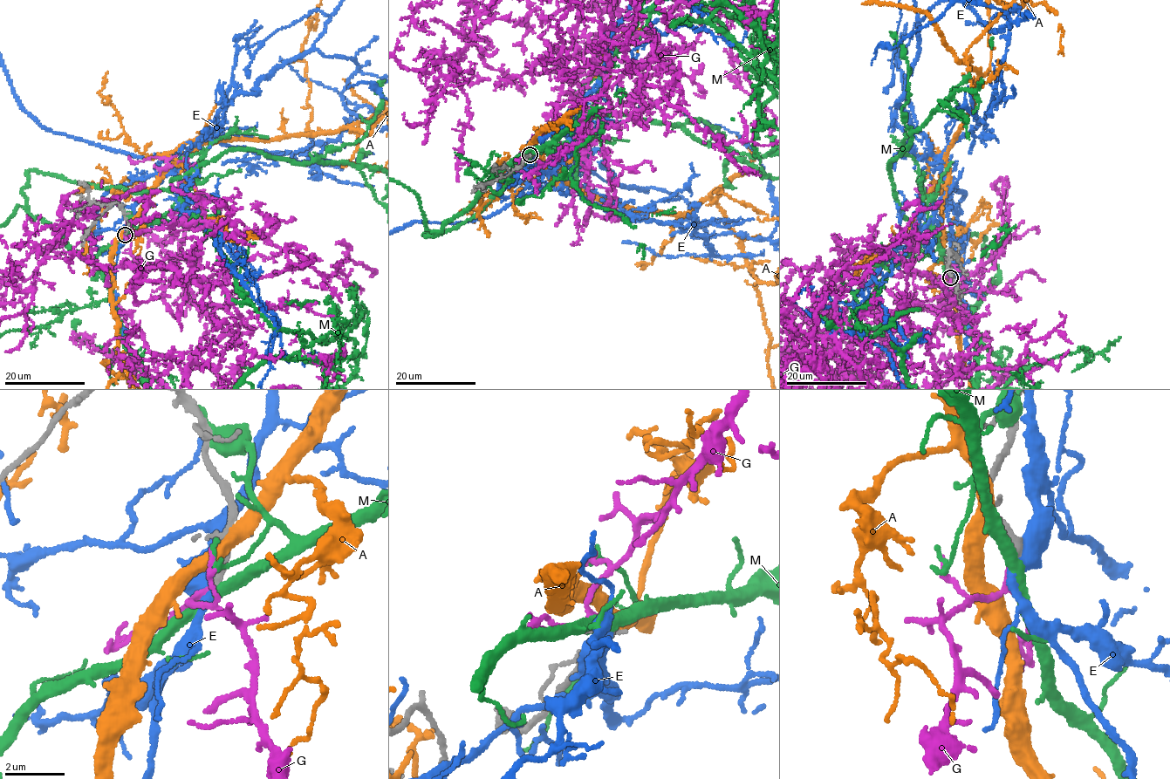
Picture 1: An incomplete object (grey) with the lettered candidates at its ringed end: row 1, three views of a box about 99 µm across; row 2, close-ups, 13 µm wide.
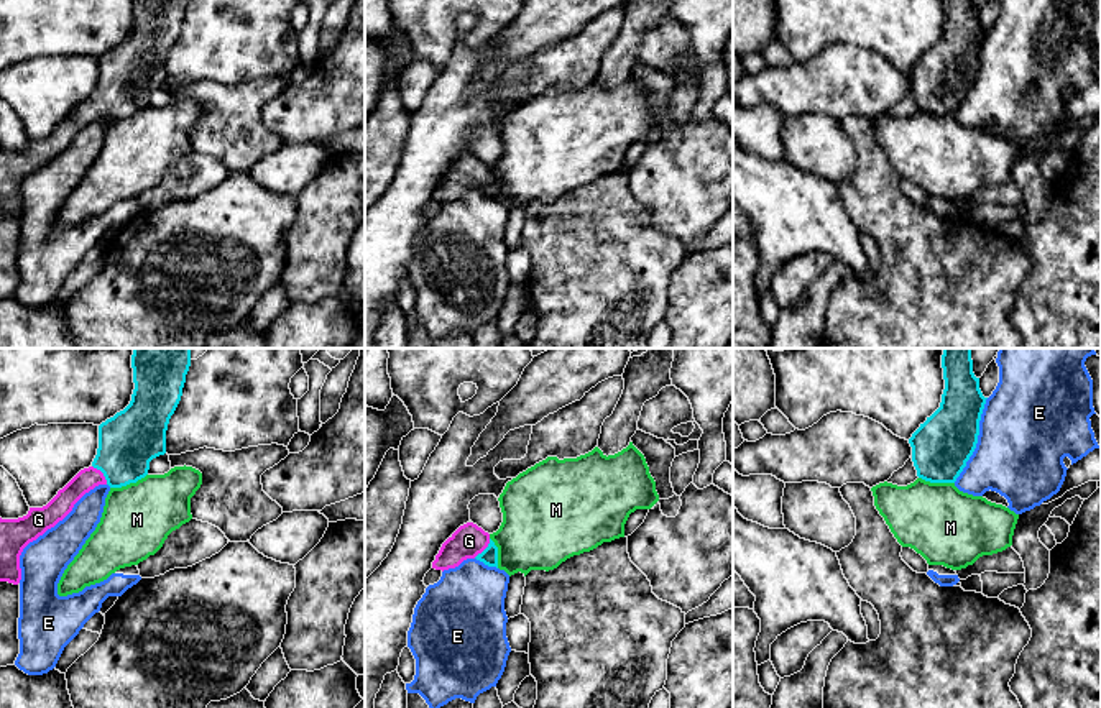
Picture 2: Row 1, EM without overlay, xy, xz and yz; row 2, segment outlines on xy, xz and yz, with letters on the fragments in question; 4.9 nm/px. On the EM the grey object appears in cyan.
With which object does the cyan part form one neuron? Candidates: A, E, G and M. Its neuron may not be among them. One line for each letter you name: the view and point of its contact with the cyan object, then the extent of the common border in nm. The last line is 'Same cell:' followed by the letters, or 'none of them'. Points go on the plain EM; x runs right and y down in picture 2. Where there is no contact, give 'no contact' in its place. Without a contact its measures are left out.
G: contact xy (102, 104); length 120 nm
Same cell: G

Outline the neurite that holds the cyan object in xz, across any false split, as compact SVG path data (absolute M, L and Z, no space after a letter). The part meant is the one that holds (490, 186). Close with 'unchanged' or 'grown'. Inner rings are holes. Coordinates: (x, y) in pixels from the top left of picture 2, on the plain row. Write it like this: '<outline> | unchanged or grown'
M473 154L460 158L440 179L432 200L449 202L458 199L467 191L477 191L488 199L498 200L498 179L485 164Z | grown

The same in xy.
M133 0L131 33L99 57L99 80L92 97L81 102L46 138L30 140L18 151L0 149L0 214L20 215L23 181L62 153L85 125L99 117L122 120L148 107L150 94L166 85L168 56L181 33L187 3L189 0Z | grown

